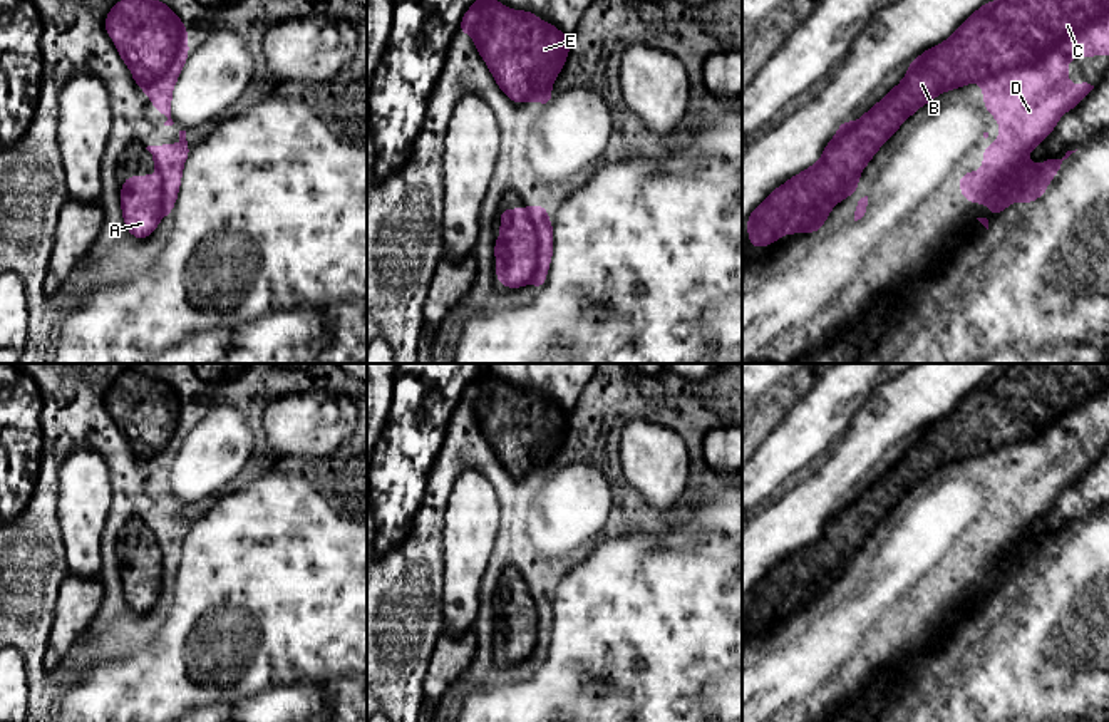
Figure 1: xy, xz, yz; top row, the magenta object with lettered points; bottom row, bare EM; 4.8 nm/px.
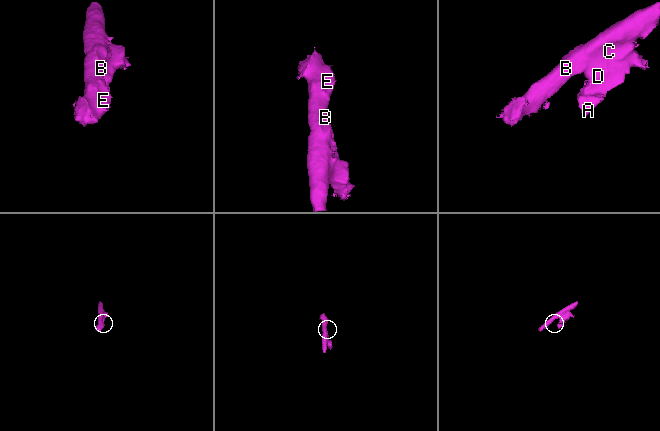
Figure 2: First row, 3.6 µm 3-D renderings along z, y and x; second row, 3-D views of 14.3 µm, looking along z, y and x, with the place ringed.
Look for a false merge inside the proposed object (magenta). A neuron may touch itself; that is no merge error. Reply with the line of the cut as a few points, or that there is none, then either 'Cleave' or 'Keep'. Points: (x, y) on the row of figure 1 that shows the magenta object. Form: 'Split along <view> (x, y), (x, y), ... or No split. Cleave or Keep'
Split along xz (521, 208), (535, 232), (536, 270). Cleave

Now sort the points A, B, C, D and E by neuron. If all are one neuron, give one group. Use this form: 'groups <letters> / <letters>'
groups A / B C D E

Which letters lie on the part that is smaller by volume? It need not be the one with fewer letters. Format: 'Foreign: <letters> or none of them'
Foreign: A

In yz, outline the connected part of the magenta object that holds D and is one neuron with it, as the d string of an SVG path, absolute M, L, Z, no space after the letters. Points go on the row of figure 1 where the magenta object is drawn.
M998 0L982 5L947 42L910 60L906 77L859 121L841 121L821 159L774 189L752 211L745 219L749 245L761 248L786 233L819 231L831 208L858 189L859 173L874 152L916 109L938 94L970 82L983 84L987 114L997 116L997 126L1003 131L995 146L983 147L983 169L960 174L960 193L968 203L988 203L992 216L1017 198L1025 204L1039 199L1062 161L1075 151L1067 151L1062 159L1047 159L1040 166L1024 162L1022 157L1047 139L1059 117L1094 89L1087 82L1074 87L1067 80L1067 59L1087 55L1109 55L1109 0Z

